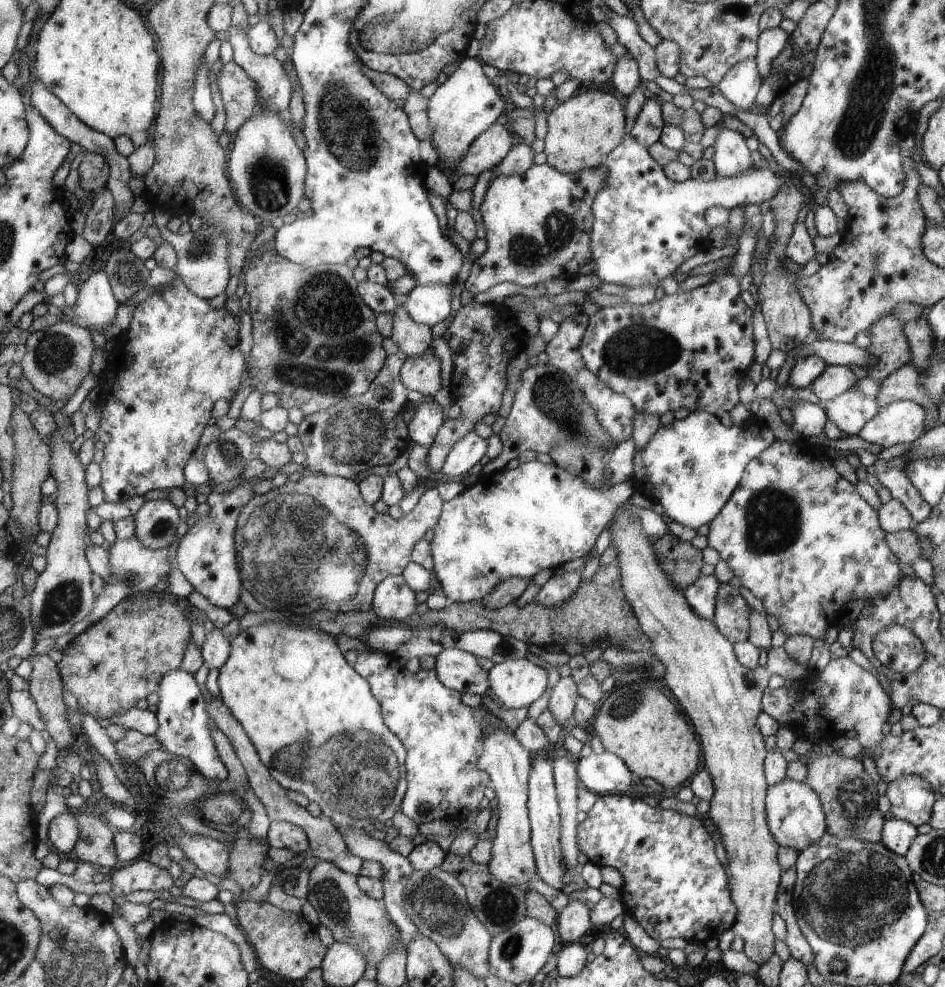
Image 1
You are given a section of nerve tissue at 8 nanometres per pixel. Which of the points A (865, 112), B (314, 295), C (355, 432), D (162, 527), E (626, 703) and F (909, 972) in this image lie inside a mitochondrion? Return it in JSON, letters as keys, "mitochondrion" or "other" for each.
{"A":"mitochondrion","B":"mitochondrion","C":"mitochondrion","D":"mitochondrion","E":"mitochondrion","F":"other"}

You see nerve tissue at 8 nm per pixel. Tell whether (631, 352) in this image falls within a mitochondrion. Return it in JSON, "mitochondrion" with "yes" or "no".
{"mitochondrion":"yes"}

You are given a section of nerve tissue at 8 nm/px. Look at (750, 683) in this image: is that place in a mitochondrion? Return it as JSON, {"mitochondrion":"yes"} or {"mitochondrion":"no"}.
{"mitochondrion":"no"}

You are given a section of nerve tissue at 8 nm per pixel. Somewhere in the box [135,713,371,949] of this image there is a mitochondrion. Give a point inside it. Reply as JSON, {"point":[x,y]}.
{"point":[327,894]}

